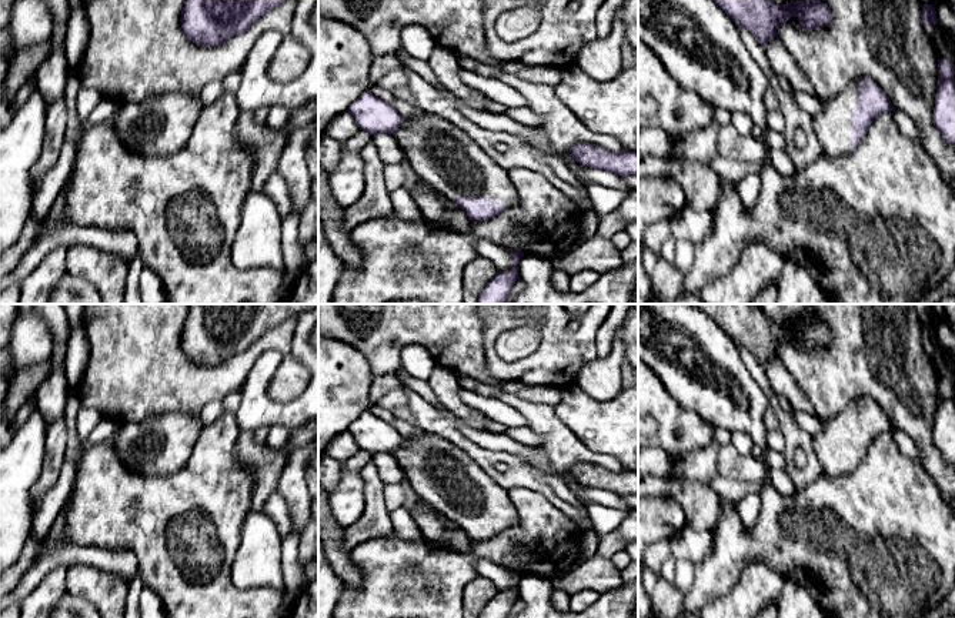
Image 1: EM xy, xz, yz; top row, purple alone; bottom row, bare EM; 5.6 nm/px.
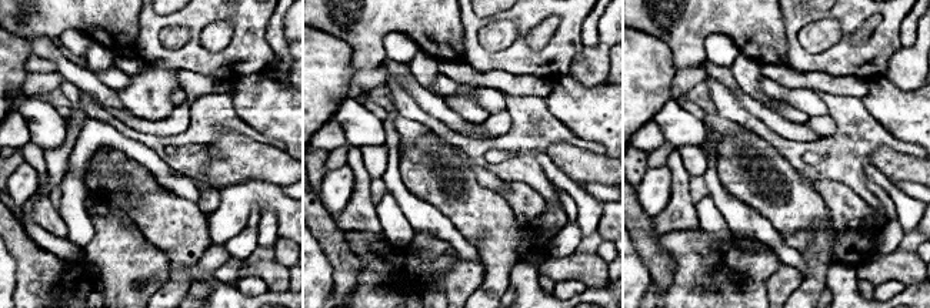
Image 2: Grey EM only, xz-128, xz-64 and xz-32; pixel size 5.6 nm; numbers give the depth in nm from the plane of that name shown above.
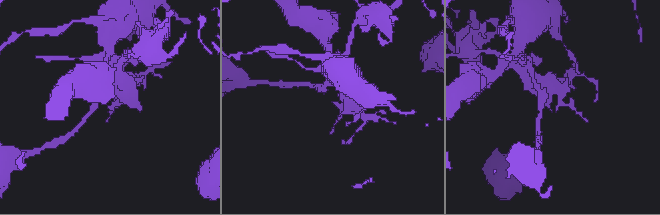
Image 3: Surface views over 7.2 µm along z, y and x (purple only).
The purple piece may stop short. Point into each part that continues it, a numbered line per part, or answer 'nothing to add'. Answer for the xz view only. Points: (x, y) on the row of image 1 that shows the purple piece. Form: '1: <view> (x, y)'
1: xz (443, 156)

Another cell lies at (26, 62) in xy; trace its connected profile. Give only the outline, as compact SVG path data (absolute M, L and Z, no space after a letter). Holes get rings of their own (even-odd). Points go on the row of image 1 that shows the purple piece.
M49 40L20 49L9 63L3 83L6 94L14 98L17 91L36 74L50 51L51 43Z

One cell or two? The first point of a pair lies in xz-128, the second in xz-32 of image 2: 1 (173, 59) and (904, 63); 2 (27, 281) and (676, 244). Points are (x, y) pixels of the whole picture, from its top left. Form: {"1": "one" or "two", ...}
{"1": "two", "2": "two"}

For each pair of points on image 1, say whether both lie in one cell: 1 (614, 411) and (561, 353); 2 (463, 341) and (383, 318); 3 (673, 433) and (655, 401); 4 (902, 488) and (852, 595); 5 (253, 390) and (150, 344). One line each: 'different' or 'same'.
1: different
2: same
3: same
4: same
5: different

